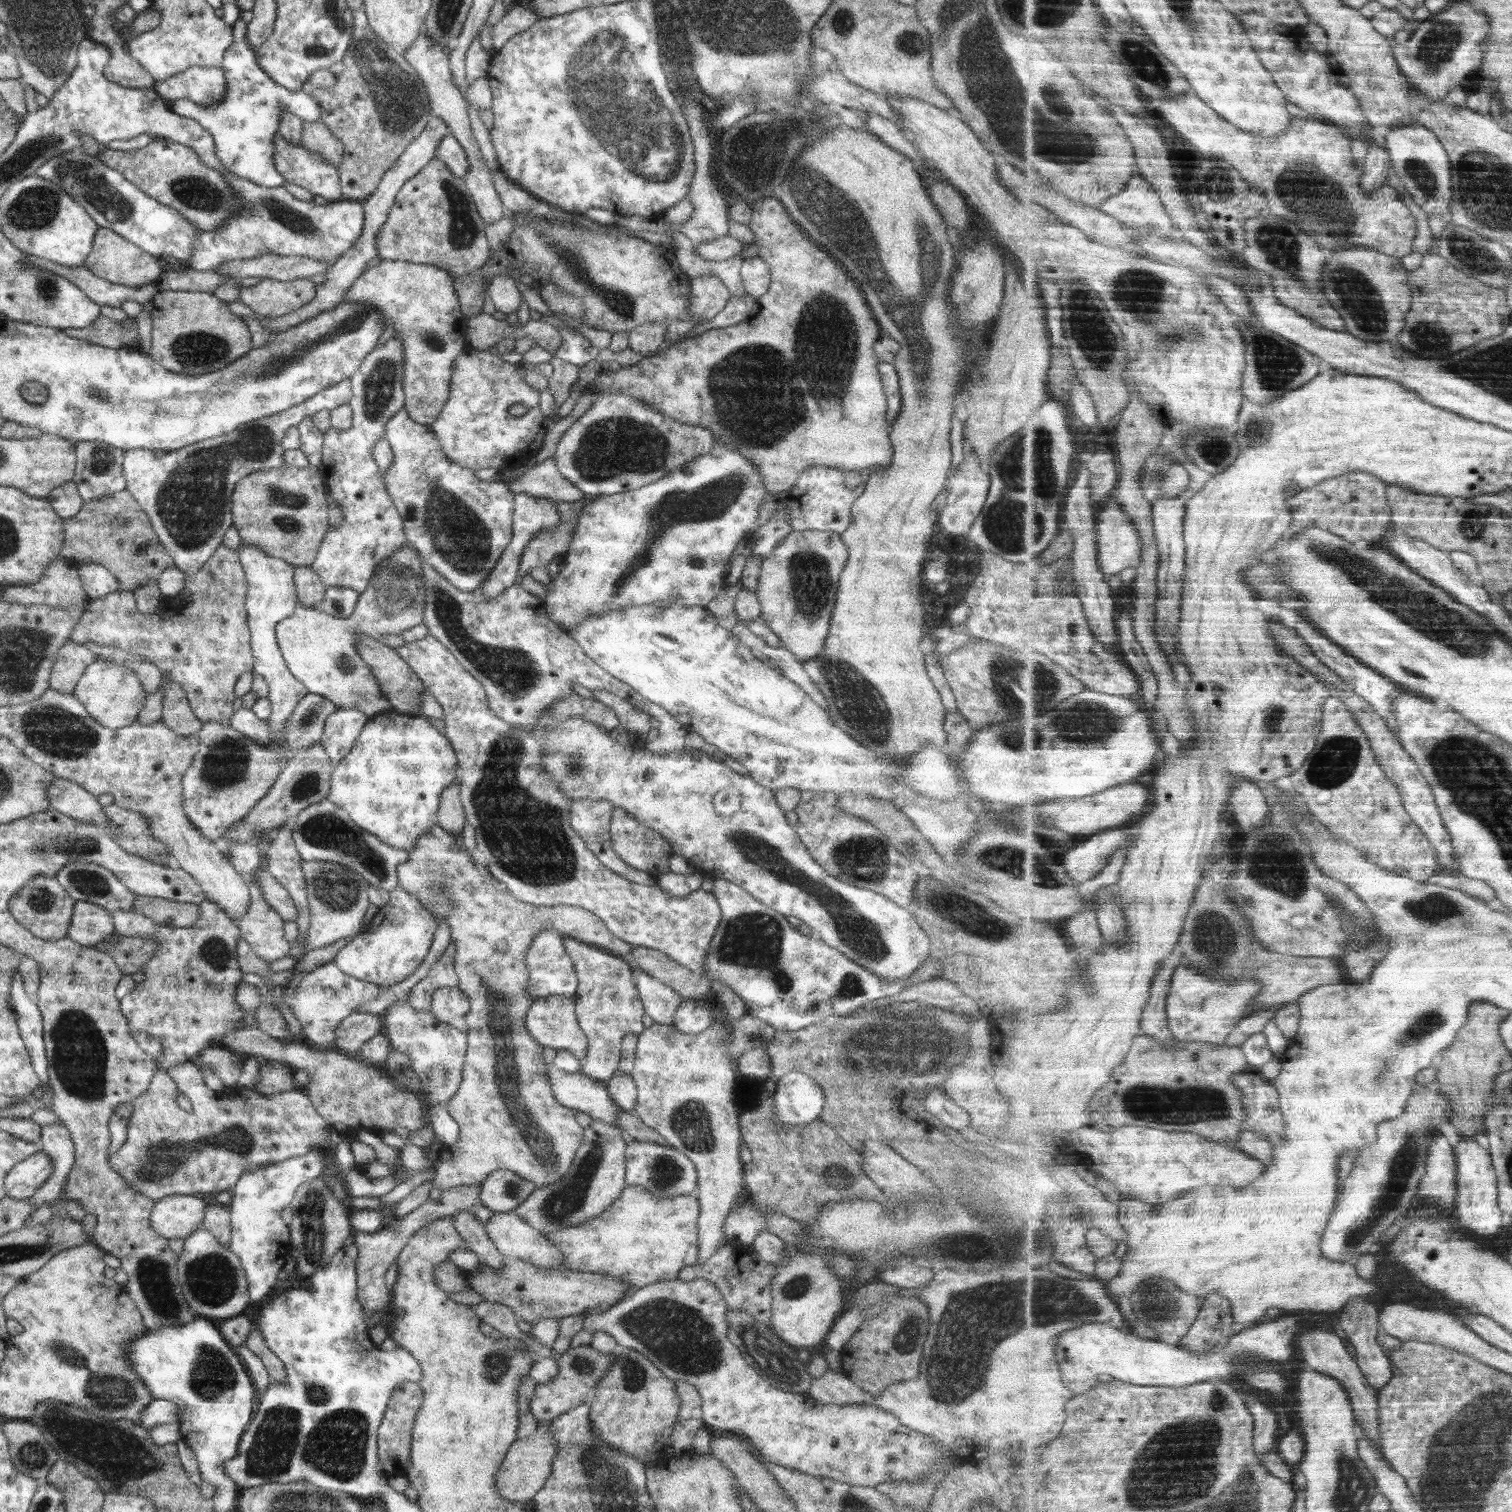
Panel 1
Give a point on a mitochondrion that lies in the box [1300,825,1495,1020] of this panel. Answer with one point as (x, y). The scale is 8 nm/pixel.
(1435, 910)

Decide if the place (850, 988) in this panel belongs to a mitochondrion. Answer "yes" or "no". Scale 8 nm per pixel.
yes

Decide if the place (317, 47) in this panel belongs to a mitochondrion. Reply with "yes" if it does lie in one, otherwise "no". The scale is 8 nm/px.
yes

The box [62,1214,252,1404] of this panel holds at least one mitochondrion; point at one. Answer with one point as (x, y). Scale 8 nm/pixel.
(212, 1278)

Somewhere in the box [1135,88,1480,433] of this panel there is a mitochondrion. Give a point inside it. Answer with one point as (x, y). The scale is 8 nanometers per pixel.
(1320, 200)

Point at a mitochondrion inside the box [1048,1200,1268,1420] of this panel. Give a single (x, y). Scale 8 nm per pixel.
(1159, 1302)

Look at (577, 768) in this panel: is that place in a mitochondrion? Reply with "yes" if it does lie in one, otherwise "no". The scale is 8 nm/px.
yes

